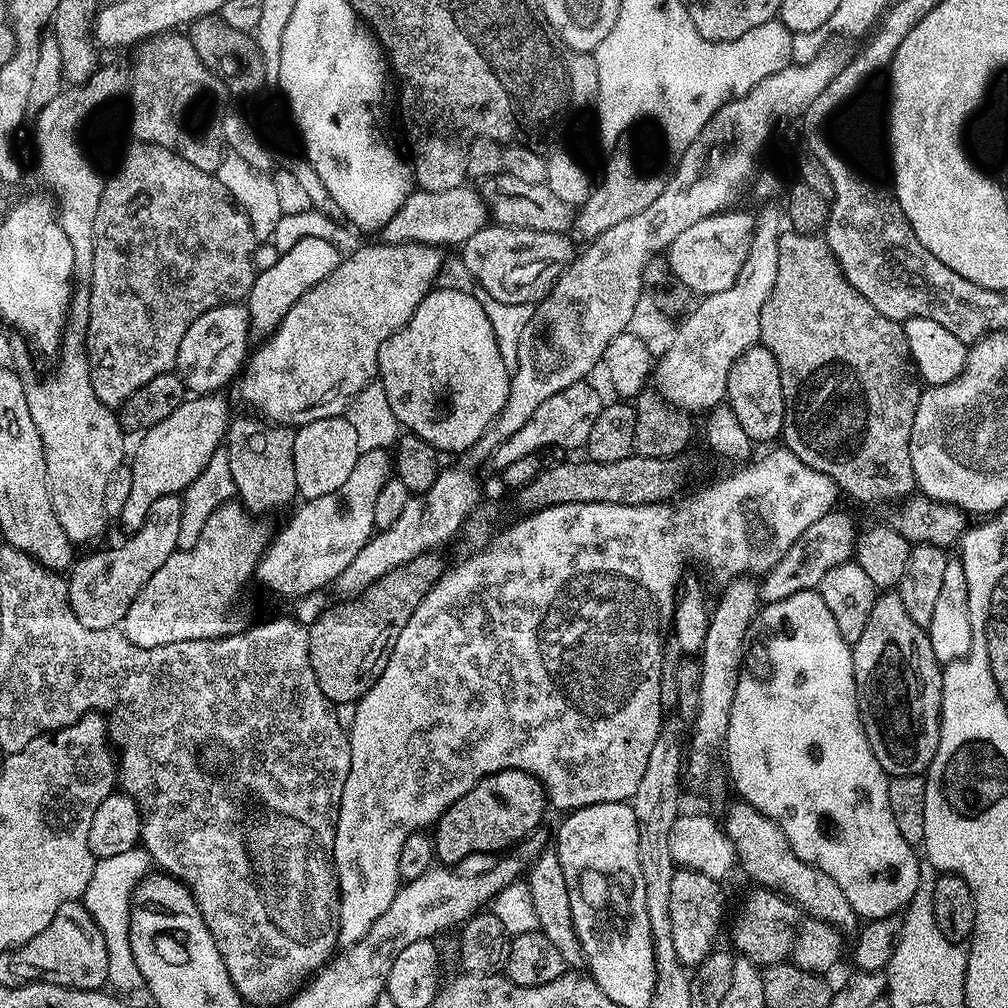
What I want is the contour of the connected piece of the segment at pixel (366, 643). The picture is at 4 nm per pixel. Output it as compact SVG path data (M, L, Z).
M435 551L414 558L400 568L378 578L365 592L340 602L337 608L324 612L307 625L310 642L310 666L322 694L333 705L356 703L374 686L392 653L402 626L410 622L410 614L430 594L446 571L444 560Z

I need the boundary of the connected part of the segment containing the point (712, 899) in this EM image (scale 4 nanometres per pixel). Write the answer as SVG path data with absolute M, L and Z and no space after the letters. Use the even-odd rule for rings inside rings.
M680 868L674 874L674 882L670 882L670 926L674 928L674 951L684 963L685 968L692 970L714 951L712 944L720 932L720 919L724 916L724 892L721 881L706 878L706 874L692 872L688 868Z

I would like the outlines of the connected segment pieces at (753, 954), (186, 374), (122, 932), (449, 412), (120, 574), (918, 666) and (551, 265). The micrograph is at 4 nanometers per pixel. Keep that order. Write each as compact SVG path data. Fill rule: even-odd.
M757 887L755 891L749 894L748 901L745 902L744 909L732 928L731 947L743 959L757 966L785 963L792 955L802 913L791 900L785 900L783 896L769 889Z
M243 303L223 304L214 310L206 310L186 330L182 346L178 348L175 371L184 382L185 389L192 394L216 394L223 384L228 384L241 375L250 355L248 336L253 335L252 319L248 317Z
M143 846L114 854L111 858L97 860L94 874L90 874L90 886L86 886L82 897L85 910L94 918L102 938L106 938L106 958L108 959L108 984L117 993L128 994L143 985L144 979L134 962L134 954L128 937L128 919L132 916L132 895L140 881L149 875L153 867L152 859Z
M439 288L429 292L428 297L420 303L419 312L412 315L412 319L406 322L406 326L402 326L390 338L386 338L386 342L382 342L378 350L378 382L386 390L390 410L394 410L400 425L411 435L430 442L430 446L434 446L437 453L463 454L474 446L474 442L478 442L478 438L482 438L482 434L496 421L498 414L506 406L512 377L506 370L506 362L502 362L502 354L498 351L498 342L494 338L494 326L490 326L490 318L486 318L486 310L482 310L479 295L471 296L470 293L463 292L460 288Z
M180 496L158 498L150 506L146 522L127 537L125 544L108 548L105 552L92 552L73 563L67 573L68 601L82 626L90 630L106 630L117 627L123 621L126 610L138 598L142 586L154 578L154 570L178 550L178 530L182 527L183 499Z
M888 590L877 595L874 610L870 610L870 619L866 621L866 630L862 630L862 638L852 645L852 661L860 721L870 742L870 750L874 750L874 758L878 758L878 766L882 766L889 777L927 773L940 741L944 673L934 658L926 629L910 618L906 606L902 606L899 591Z
M492 222L463 243L464 268L480 283L479 291L490 294L490 298L535 306L552 291L557 280L573 263L574 252L572 256L572 244L568 238L562 232L526 230Z

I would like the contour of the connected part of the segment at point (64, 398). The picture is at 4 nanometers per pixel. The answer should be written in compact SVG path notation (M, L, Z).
M87 286L77 287L58 353L60 369L45 384L29 383L26 387L30 418L34 418L34 426L38 426L42 438L54 514L76 546L98 539L104 527L110 524L106 514L106 485L114 470L125 463L126 433L120 426L117 413L98 402L98 394L94 394L94 386L90 386L86 351L89 310L90 290Z

